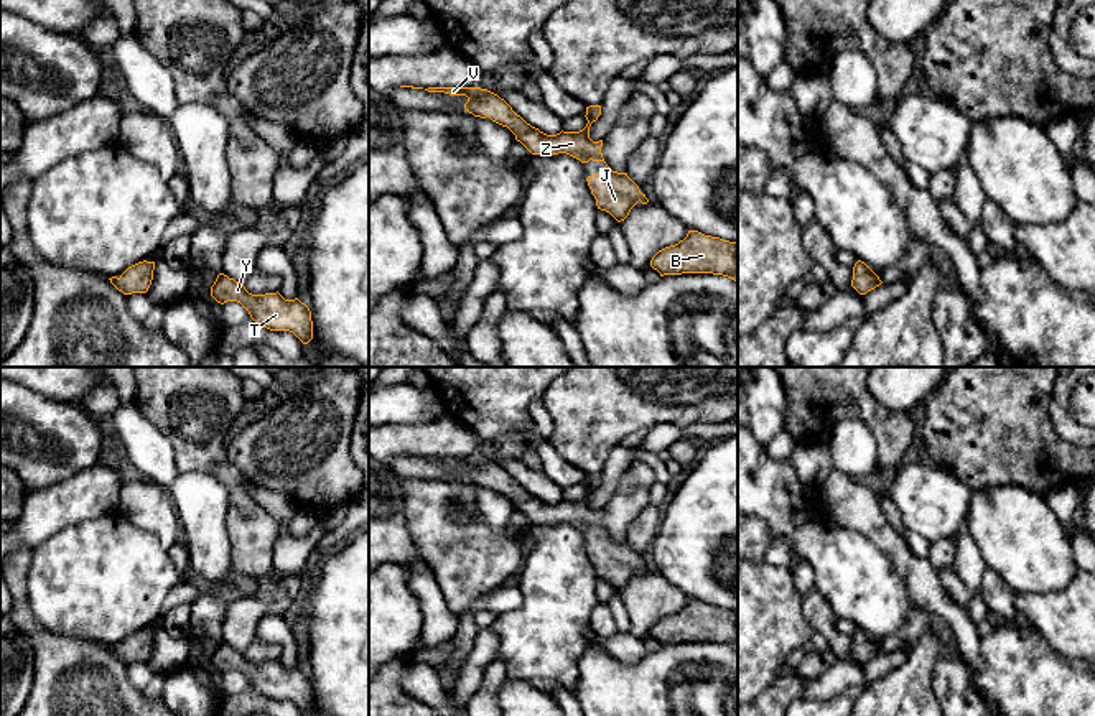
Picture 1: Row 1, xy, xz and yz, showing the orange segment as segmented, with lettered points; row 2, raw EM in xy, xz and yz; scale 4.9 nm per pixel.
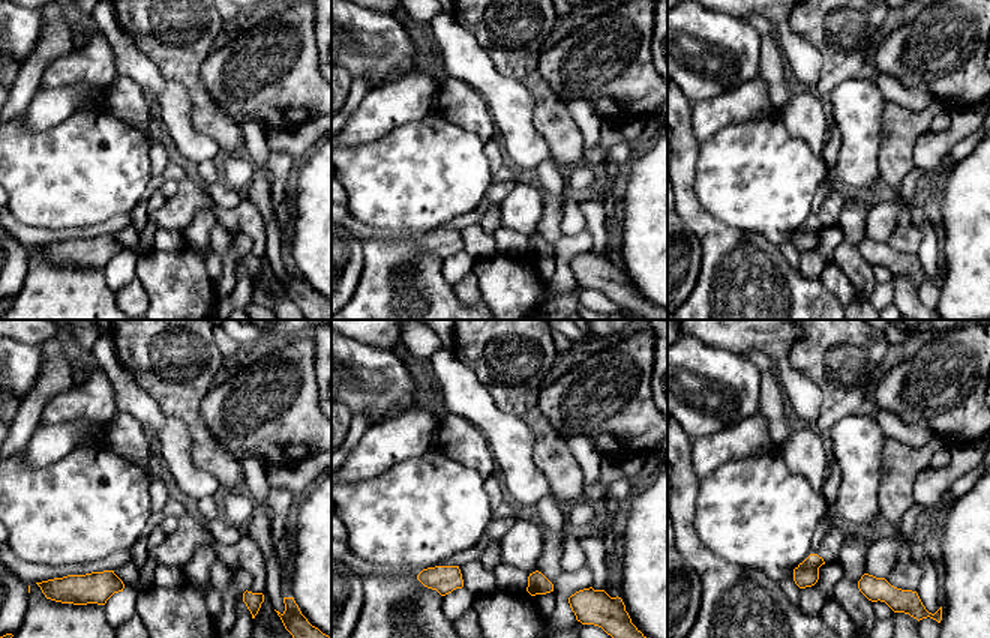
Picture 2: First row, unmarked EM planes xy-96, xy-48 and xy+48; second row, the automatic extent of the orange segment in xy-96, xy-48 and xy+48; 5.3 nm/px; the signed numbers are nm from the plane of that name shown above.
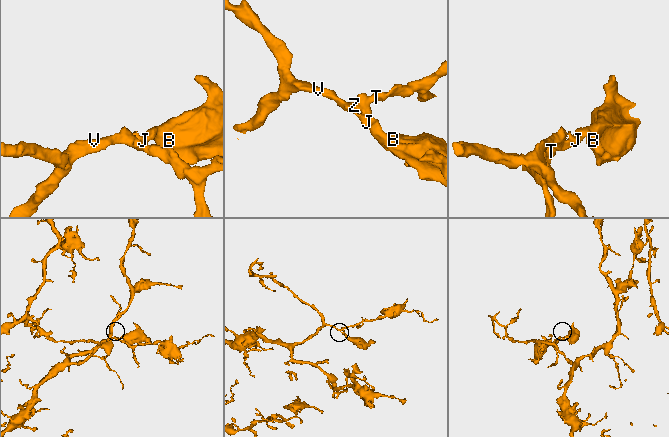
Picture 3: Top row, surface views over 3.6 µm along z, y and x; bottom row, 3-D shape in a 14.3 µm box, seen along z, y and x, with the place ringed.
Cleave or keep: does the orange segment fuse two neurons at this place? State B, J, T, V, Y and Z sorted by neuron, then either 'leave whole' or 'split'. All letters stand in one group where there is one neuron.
B J T V Y Z; leave whole

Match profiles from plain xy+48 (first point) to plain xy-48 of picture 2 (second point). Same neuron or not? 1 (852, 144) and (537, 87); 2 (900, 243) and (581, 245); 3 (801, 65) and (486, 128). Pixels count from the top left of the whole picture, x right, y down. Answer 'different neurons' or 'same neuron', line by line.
1: different neurons
2: same neuron
3: different neurons

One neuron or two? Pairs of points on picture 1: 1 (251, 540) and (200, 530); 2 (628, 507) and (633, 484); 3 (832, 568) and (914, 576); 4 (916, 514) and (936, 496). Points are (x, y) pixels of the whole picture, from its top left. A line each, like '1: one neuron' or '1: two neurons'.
1: two neurons
2: one neuron
3: two neurons
4: one neuron

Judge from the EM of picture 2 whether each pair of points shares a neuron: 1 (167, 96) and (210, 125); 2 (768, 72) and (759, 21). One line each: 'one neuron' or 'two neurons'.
1: two neurons
2: one neuron

